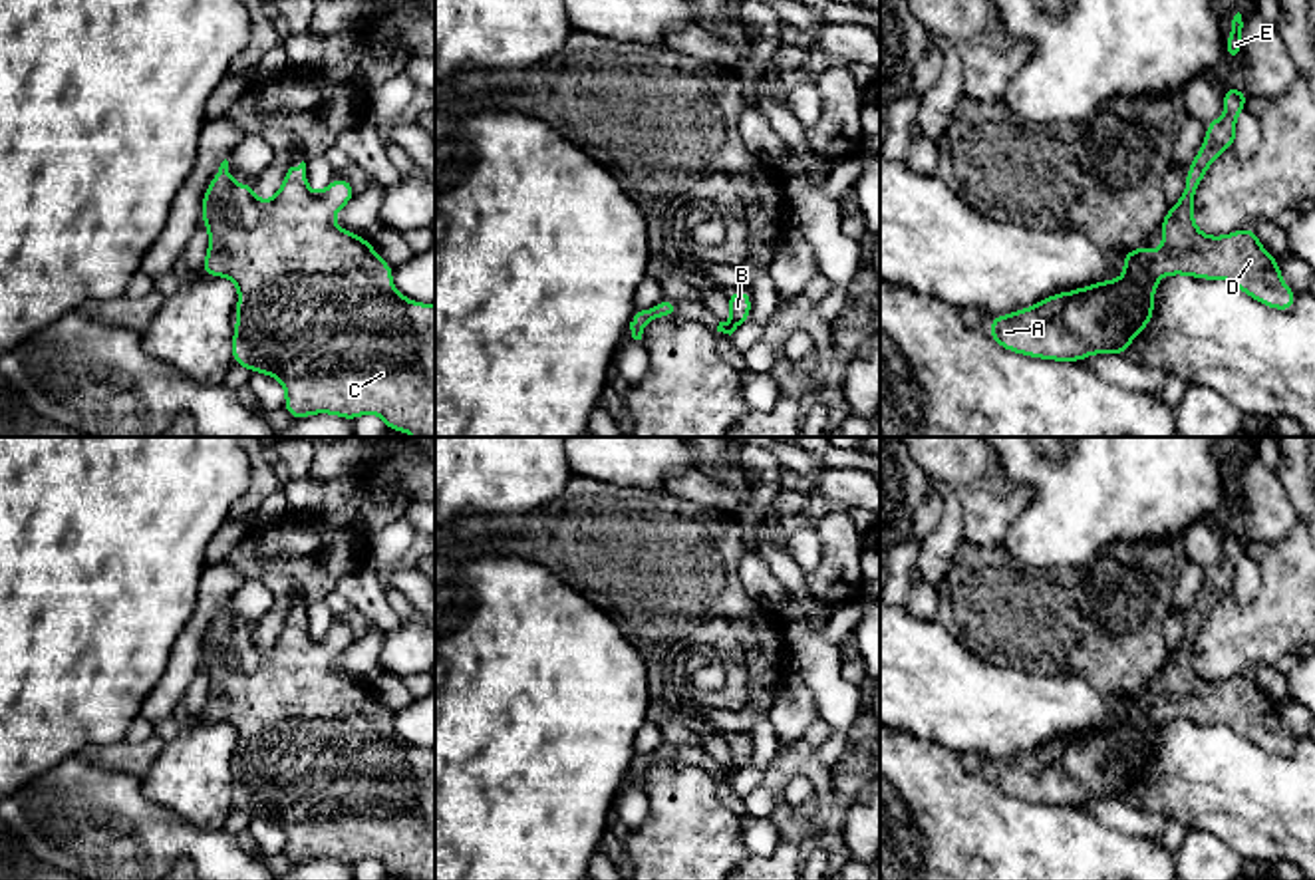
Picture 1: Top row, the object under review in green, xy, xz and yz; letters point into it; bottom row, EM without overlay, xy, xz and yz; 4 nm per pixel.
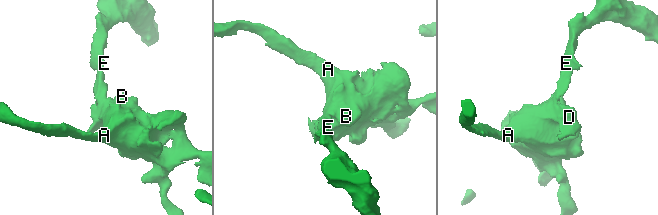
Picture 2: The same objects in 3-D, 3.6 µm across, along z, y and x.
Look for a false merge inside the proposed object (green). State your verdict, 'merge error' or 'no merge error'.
no merge error

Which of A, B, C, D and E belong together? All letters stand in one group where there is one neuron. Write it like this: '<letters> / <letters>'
A B C D E

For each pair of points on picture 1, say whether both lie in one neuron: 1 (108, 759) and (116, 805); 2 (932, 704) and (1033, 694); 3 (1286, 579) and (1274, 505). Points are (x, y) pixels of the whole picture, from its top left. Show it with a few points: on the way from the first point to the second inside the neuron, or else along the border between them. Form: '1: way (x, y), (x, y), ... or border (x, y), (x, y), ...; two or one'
1: border (80, 755), (100, 767), (130, 771), (140, 779); two
2: way (958, 704), (1008, 704); one
3: border (1294, 527), (1270, 545); two

